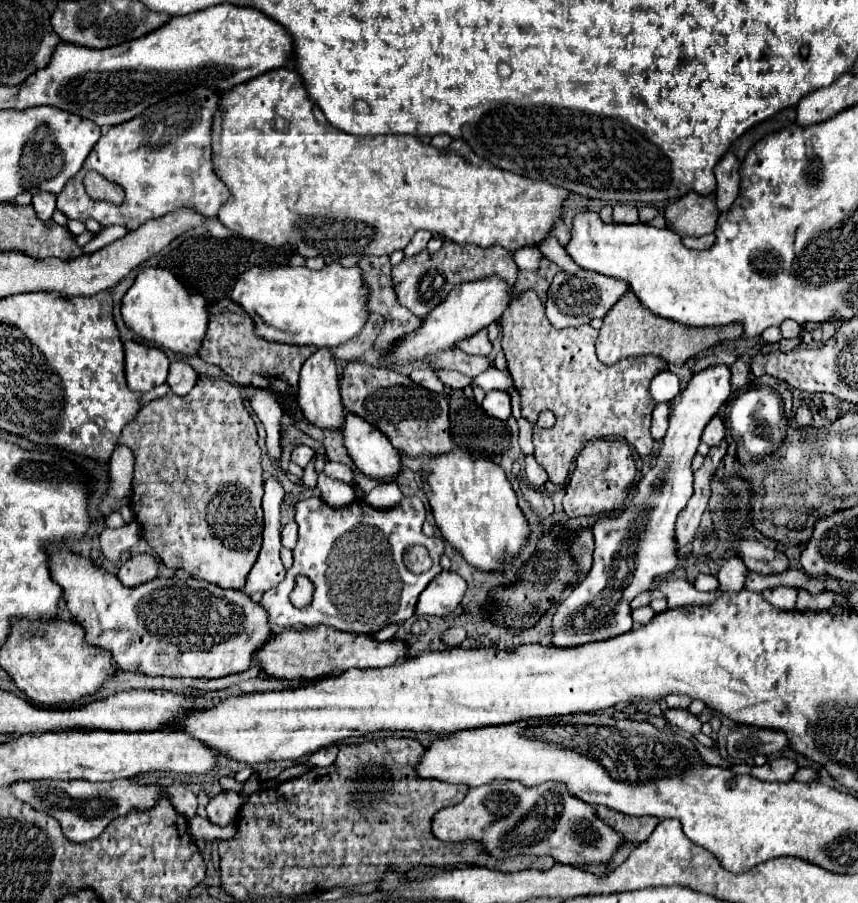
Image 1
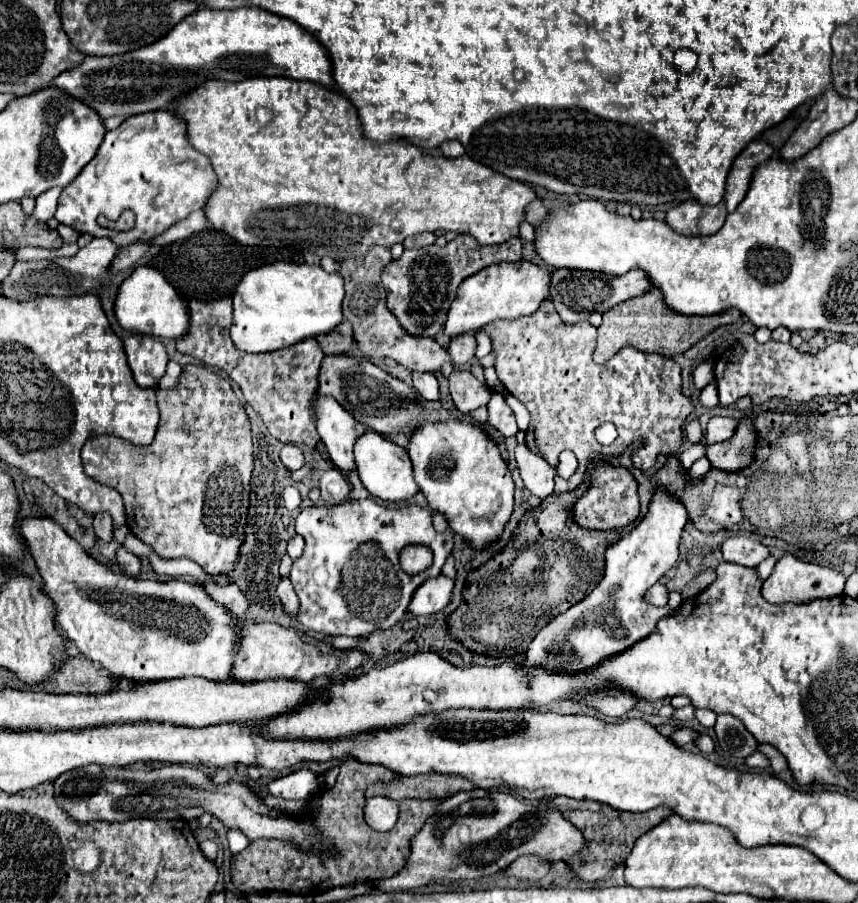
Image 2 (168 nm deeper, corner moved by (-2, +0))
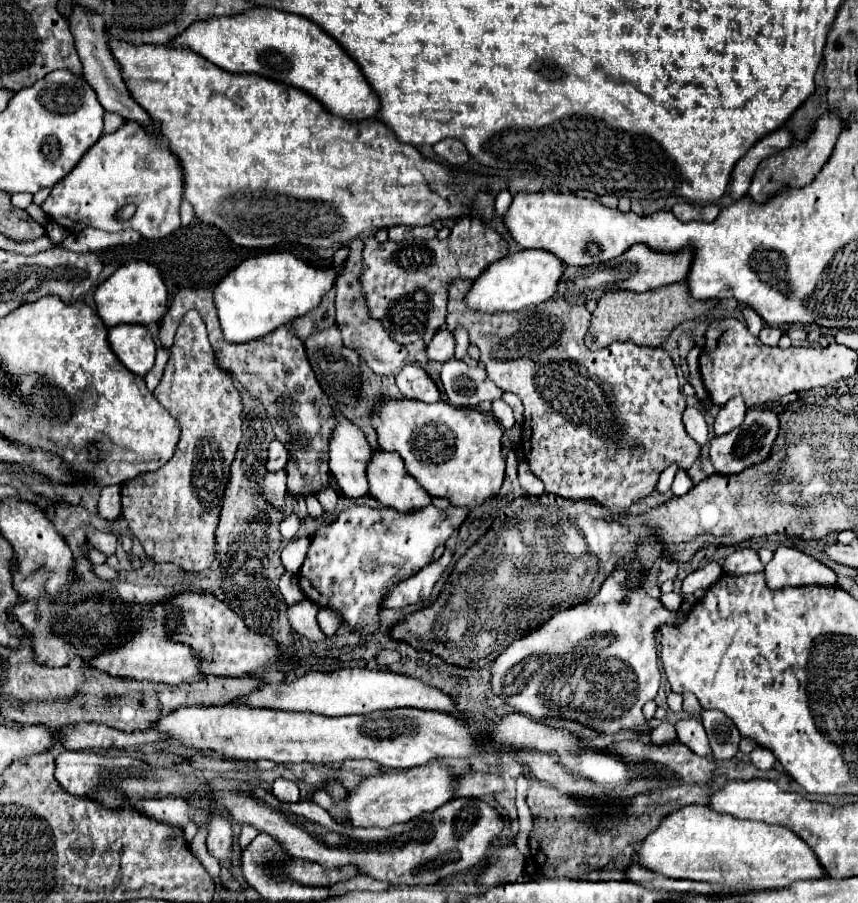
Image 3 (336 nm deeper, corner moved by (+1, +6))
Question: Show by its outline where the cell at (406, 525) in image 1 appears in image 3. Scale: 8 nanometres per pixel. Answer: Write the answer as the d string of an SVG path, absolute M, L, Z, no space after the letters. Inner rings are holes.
M353 504L349 506L349 512L341 512L339 518L335 518L333 522L325 518L317 520L307 558L299 570L299 586L303 588L305 596L317 602L321 608L337 610L343 620L353 626L355 632L373 634L379 624L381 598L387 594L387 590L427 566L433 560L435 548L445 544L453 530L459 528L467 518L469 510L461 506L449 506L447 510L439 510L429 504L417 512L397 512L391 508L375 510L369 506Z

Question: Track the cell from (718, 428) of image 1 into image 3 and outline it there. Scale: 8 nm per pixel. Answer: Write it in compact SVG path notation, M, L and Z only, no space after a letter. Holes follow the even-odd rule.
M739 396L731 398L725 406L719 408L719 412L715 416L715 434L721 436L721 434L727 434L733 428L741 426L745 414L747 414L747 404L743 402L743 398L739 398Z

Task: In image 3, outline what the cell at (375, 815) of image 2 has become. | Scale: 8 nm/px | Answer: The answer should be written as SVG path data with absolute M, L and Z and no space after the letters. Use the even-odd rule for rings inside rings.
M435 758L429 764L415 766L409 770L385 770L381 774L371 774L367 778L361 778L359 784L353 790L345 790L345 796L341 800L335 800L327 788L319 788L313 794L313 800L325 808L335 822L349 822L355 828L389 828L393 824L409 822L425 812L437 810L445 802L455 798L455 792L459 788L459 774L453 770L453 766L447 760Z

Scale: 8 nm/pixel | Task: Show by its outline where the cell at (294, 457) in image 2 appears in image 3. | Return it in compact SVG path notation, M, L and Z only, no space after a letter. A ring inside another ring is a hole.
M273 440L269 444L269 458L267 458L267 470L269 472L277 472L277 470L283 470L285 464L287 464L287 450L285 446L279 442L279 440Z

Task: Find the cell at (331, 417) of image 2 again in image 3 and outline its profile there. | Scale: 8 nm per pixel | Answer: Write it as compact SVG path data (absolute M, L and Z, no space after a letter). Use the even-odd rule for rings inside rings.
M335 410L337 426L331 436L331 460L329 468L337 480L343 496L361 498L369 494L367 486L367 462L371 460L371 448L363 432L345 420L339 410Z

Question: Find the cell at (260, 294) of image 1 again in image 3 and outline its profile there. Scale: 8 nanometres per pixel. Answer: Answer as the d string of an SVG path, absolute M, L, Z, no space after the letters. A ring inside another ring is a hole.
M287 252L259 254L235 266L235 270L213 288L213 302L225 338L229 342L249 342L311 312L333 284L333 268L317 270Z

